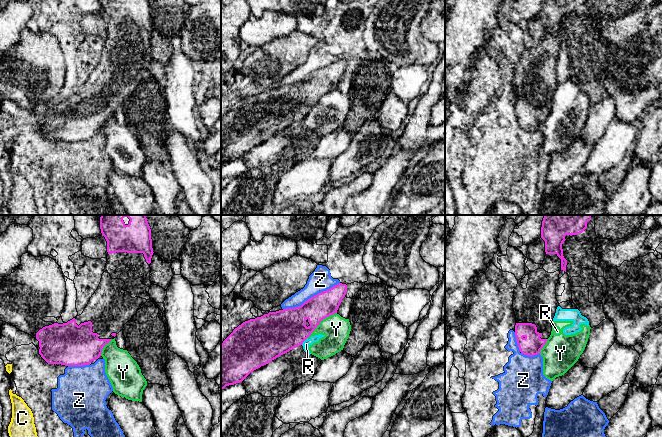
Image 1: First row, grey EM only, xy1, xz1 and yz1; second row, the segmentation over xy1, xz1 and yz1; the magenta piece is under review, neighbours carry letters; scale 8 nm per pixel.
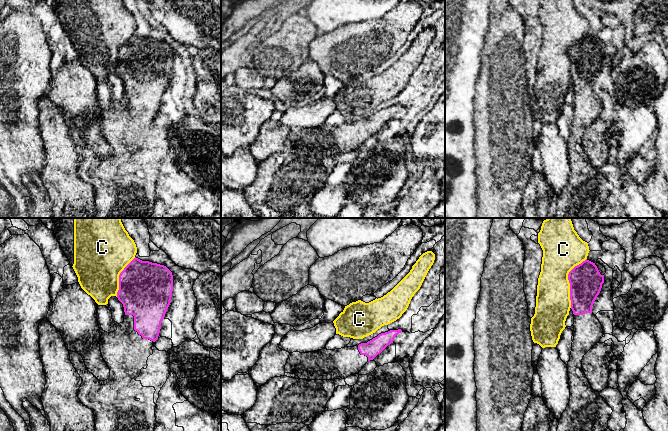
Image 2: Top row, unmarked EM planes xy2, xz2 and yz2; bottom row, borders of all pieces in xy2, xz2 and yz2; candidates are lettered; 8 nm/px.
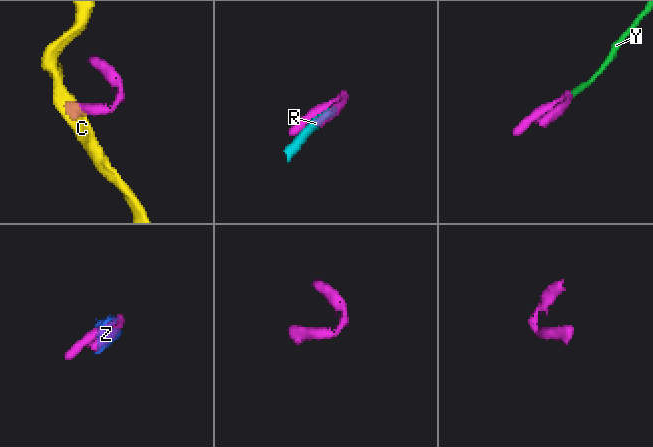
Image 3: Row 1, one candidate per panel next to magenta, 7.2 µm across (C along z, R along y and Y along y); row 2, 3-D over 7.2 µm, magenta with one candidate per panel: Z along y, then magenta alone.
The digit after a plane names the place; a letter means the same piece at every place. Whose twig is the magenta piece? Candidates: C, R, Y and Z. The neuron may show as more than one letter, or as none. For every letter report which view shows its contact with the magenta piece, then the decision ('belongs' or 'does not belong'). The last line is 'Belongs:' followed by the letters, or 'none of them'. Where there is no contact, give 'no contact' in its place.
C: contact in yz2; does not belong
R: contact in xz1; does not belong
Y: contact in xz1; does not belong
Z: contact in xz1; does not belong
Belongs: none of them

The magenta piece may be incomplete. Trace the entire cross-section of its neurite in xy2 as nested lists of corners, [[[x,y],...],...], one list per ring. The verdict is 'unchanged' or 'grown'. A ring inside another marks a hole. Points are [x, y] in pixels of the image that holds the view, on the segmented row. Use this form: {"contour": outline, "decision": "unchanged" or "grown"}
{"contour": [[[135,257],[119,275],[119,290],[117,292],[117,298],[123,304],[124,307],[124,322],[120,323],[118,326],[116,325],[117,330],[114,332],[107,333],[100,329],[100,351],[104,361],[110,369],[110,377],[105,381],[99,381],[92,373],[88,371],[82,356],[79,355],[77,352],[69,351],[70,361],[73,364],[76,371],[78,372],[78,374],[80,375],[80,377],[82,378],[82,384],[79,388],[78,398],[80,399],[83,405],[87,406],[89,409],[93,411],[95,415],[95,431],[154,431],[155,424],[157,423],[155,417],[156,404],[154,403],[154,393],[156,390],[154,387],[143,387],[141,381],[136,381],[135,379],[139,377],[141,369],[146,369],[148,366],[147,360],[148,357],[153,354],[152,346],[154,342],[158,339],[161,329],[161,322],[164,319],[165,313],[171,303],[172,291],[173,275],[172,272],[166,266],[157,263],[152,263],[149,261],[142,261]]], "decision": "grown"}

